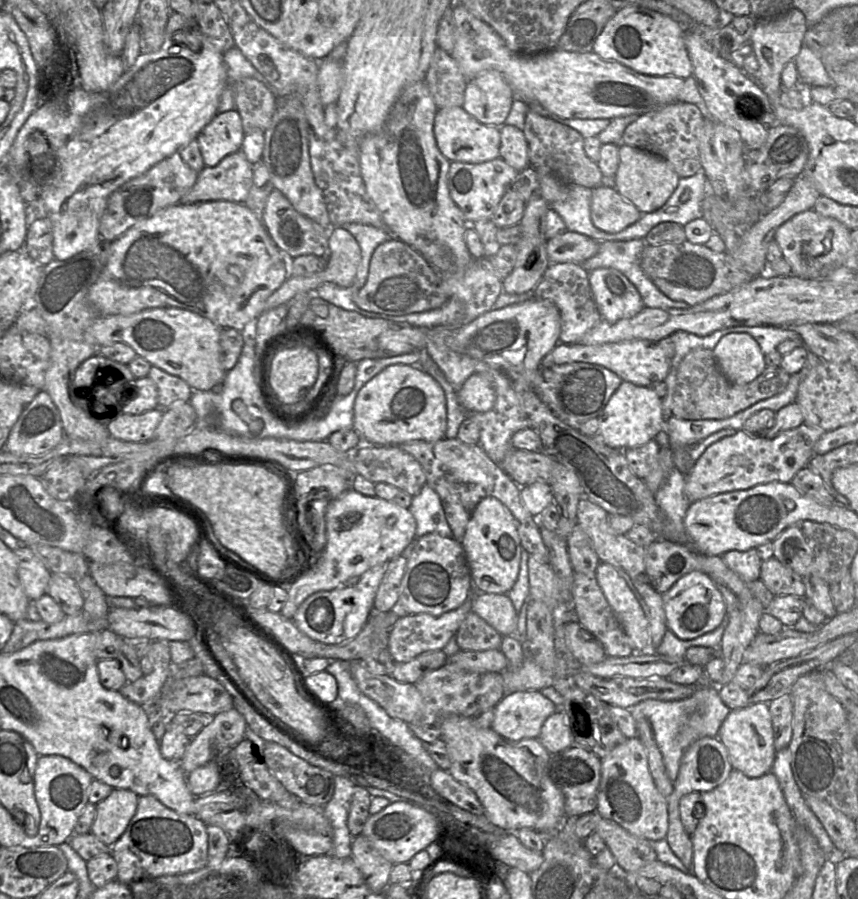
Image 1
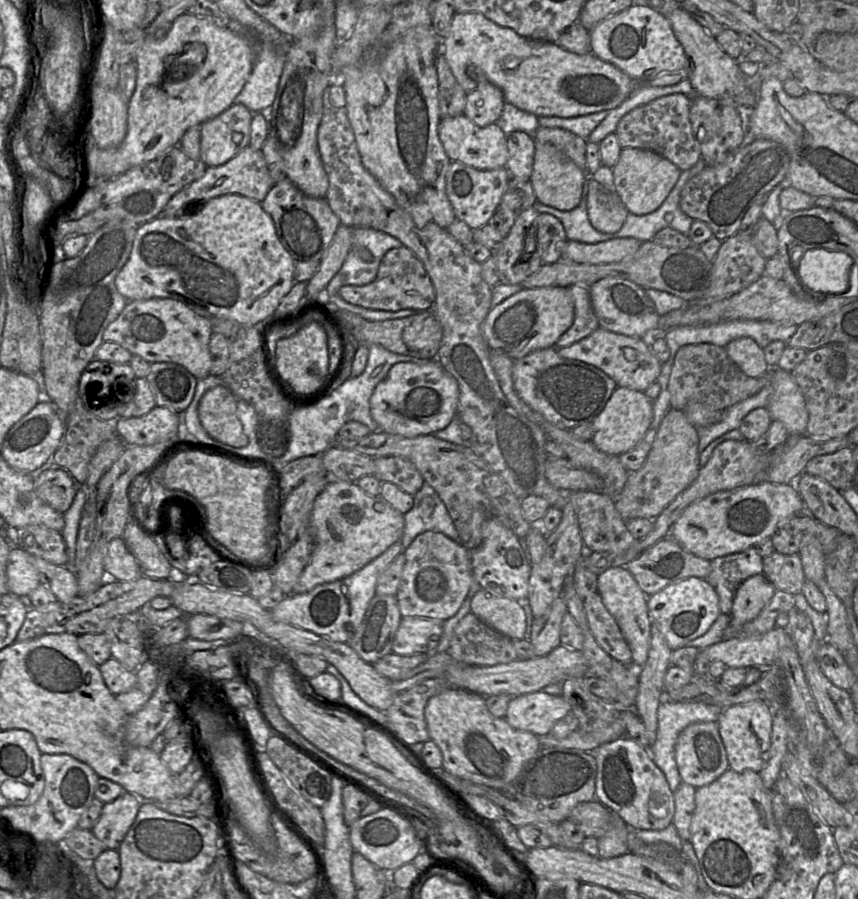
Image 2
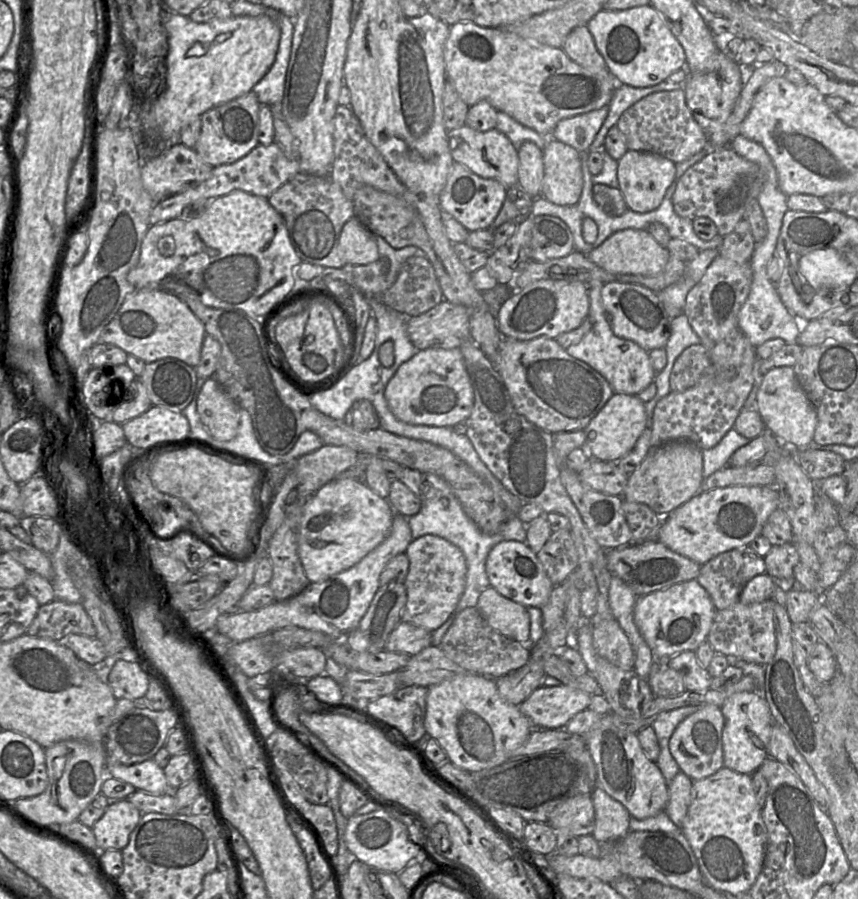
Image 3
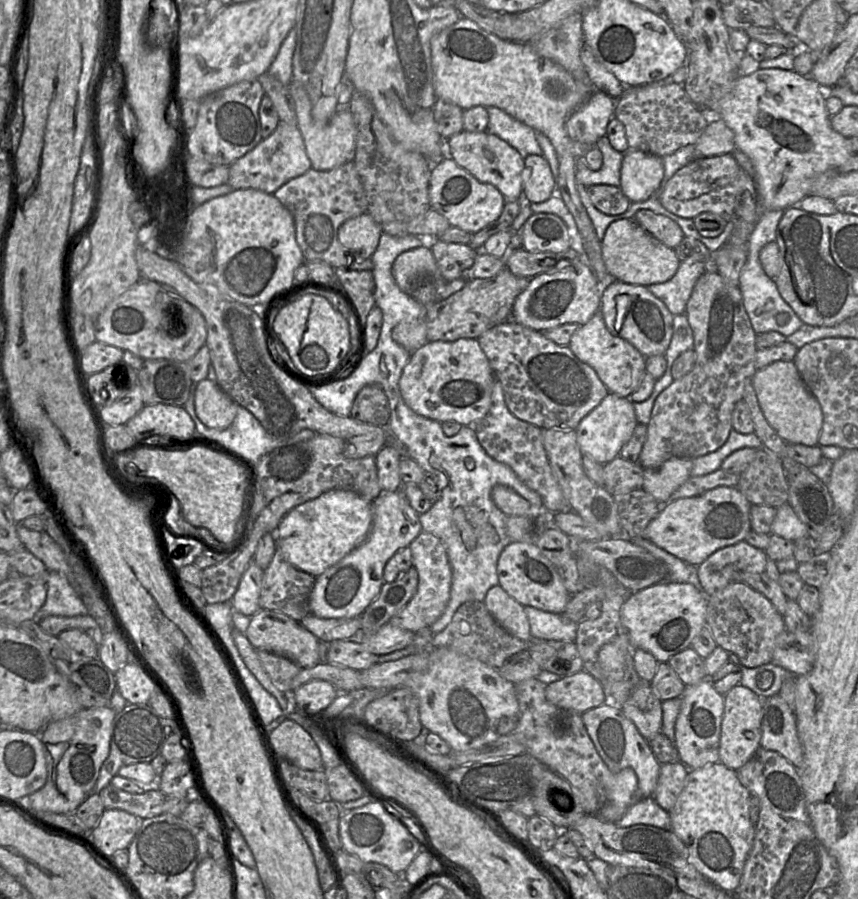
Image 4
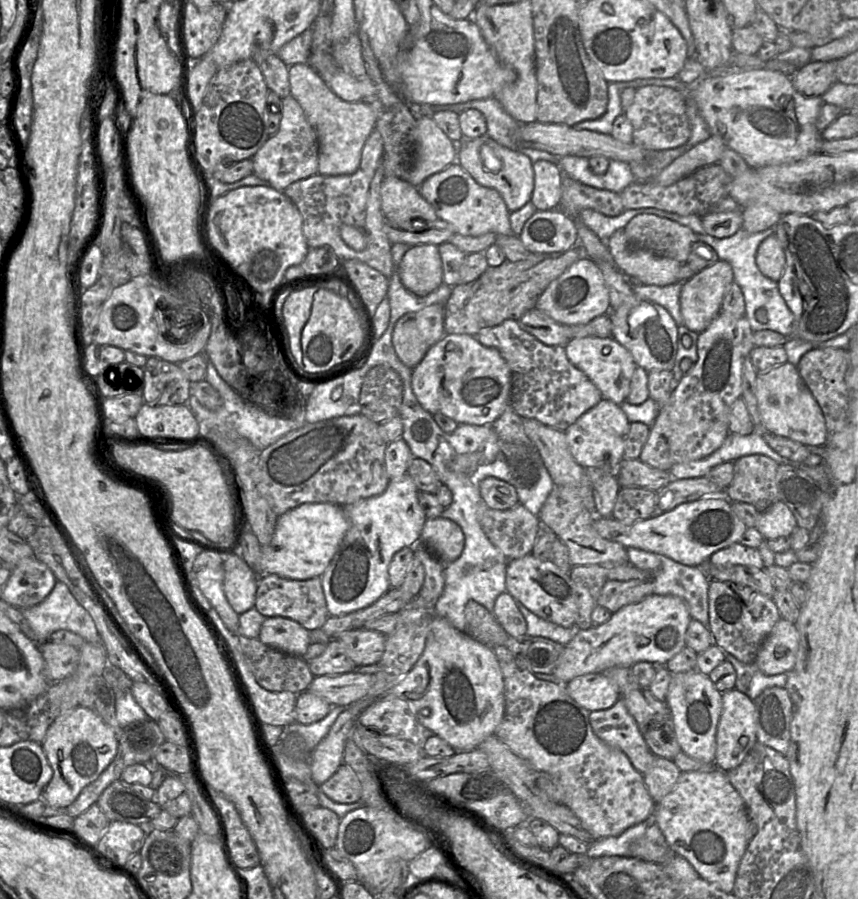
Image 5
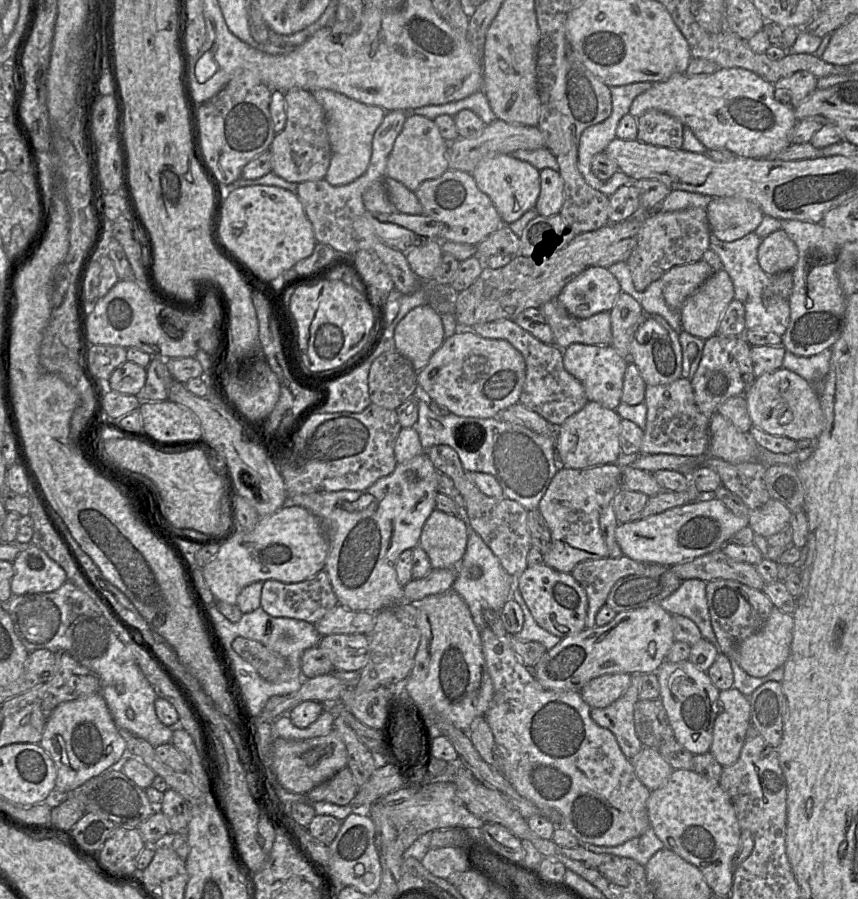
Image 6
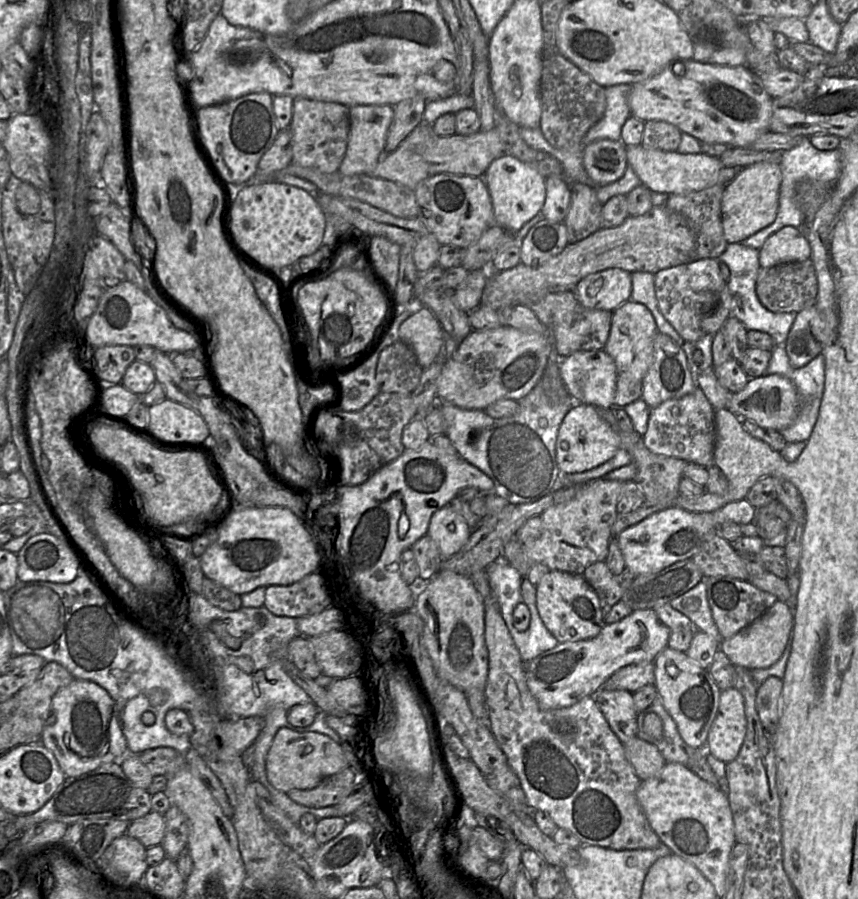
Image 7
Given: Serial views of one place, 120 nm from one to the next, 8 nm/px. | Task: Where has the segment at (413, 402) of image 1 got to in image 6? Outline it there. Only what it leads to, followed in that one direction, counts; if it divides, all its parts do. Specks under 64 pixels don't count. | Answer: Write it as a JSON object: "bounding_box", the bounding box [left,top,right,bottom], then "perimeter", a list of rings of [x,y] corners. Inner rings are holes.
{"bounding_box":[417,329,526,418],"perimeter":[[[461,329],[445,339],[432,354],[427,365],[418,372],[417,383],[432,401],[445,406],[454,415],[492,418],[519,401],[525,375],[526,366],[523,356],[508,341],[483,338],[471,329]]]}

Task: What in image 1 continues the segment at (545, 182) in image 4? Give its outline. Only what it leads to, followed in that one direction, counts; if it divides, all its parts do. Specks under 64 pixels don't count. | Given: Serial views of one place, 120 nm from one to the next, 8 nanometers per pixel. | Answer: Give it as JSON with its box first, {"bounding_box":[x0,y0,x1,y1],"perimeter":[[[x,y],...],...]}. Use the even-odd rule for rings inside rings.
{"bounding_box":[499,125,528,172],"perimeter":[[[503,125],[500,127],[500,134],[499,157],[518,172],[528,168],[528,144],[523,131],[511,125]]]}

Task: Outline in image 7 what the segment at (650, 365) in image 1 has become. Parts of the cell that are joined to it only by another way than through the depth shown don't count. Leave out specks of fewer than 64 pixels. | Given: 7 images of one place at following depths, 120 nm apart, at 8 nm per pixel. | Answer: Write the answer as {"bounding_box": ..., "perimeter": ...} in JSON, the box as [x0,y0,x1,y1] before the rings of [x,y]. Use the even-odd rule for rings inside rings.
{"bounding_box":[560,349,618,408],"perimeter":[[[604,349],[575,351],[560,362],[561,378],[573,400],[597,408],[614,407],[618,374],[614,360]]]}

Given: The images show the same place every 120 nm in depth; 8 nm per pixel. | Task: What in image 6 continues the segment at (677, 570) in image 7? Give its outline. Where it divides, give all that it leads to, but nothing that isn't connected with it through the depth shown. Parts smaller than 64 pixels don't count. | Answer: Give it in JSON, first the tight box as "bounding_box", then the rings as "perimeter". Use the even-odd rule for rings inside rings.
{"bounding_box":[605,564,682,613],"perimeter":[[[649,564],[642,572],[618,580],[605,605],[616,613],[660,605],[660,601],[675,592],[682,581],[667,566]]]}

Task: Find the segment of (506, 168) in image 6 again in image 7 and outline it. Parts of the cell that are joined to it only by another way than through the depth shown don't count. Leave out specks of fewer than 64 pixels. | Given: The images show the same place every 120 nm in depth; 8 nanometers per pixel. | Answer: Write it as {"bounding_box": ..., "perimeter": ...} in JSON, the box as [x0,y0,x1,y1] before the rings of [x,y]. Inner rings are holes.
{"bounding_box":[483,155,546,233],"perimeter":[[[502,155],[489,165],[483,179],[493,203],[494,222],[507,231],[516,233],[541,212],[546,196],[546,178],[517,158]]]}

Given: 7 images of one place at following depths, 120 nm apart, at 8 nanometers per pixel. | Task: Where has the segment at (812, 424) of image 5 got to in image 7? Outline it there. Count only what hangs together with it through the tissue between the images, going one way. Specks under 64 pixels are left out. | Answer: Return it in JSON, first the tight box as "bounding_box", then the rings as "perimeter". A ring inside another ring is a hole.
{"bounding_box":[727,374,799,431],"perimeter":[[[770,374],[750,378],[740,392],[733,393],[727,409],[741,419],[748,419],[762,428],[782,431],[796,419],[799,411],[799,395],[793,382],[782,375]]]}

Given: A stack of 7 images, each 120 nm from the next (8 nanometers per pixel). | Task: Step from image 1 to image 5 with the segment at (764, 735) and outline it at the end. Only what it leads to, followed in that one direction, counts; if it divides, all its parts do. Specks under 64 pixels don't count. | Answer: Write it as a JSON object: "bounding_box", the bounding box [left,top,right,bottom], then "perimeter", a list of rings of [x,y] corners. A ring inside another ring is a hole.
{"bounding_box":[715,688,757,771],"perimeter":[[[736,688],[722,693],[722,711],[716,731],[715,764],[722,771],[739,766],[757,741],[754,700]]]}

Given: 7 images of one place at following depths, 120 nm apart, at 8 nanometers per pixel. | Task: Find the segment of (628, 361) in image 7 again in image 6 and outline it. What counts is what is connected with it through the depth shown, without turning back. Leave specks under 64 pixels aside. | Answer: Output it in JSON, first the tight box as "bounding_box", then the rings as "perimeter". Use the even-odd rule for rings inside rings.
{"bounding_box":[610,292,644,360],"perimeter":[[[622,292],[610,310],[612,339],[611,345],[629,360],[630,342],[635,330],[644,320],[641,305],[629,294]]]}

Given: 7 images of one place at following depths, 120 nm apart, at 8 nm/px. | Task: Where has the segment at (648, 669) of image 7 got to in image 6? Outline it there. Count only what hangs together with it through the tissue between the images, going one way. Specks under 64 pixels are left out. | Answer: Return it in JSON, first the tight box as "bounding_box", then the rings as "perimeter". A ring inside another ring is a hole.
{"bounding_box":[579,674,630,708],"perimeter":[[[605,674],[587,682],[579,693],[591,708],[605,708],[620,698],[630,683],[630,674]]]}

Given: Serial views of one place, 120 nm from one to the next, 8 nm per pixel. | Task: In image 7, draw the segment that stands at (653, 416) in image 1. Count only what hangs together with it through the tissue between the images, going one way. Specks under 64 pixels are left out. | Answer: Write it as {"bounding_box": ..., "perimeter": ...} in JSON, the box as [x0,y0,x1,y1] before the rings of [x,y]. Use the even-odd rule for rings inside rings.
{"bounding_box":[556,403,620,474],"perimeter":[[[574,403],[563,418],[556,440],[556,461],[562,474],[584,472],[611,459],[620,448],[617,432],[602,418],[597,407]]]}

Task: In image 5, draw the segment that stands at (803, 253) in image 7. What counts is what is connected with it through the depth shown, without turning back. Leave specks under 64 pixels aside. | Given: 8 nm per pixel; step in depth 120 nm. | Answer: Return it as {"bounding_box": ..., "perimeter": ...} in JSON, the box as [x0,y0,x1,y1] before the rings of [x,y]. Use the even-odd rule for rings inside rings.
{"bounding_box":[756,234,786,282],"perimeter":[[[775,234],[764,239],[758,246],[756,264],[767,278],[776,282],[780,279],[785,268],[786,257]]]}

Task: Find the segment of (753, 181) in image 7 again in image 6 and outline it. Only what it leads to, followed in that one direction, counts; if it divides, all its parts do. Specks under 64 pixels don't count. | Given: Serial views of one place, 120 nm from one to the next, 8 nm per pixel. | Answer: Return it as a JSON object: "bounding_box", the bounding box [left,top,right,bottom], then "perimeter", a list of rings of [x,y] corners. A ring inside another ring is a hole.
{"bounding_box":[706,197,764,242],"perimeter":[[[713,197],[706,211],[711,233],[725,242],[753,232],[764,217],[756,205],[736,197]]]}

